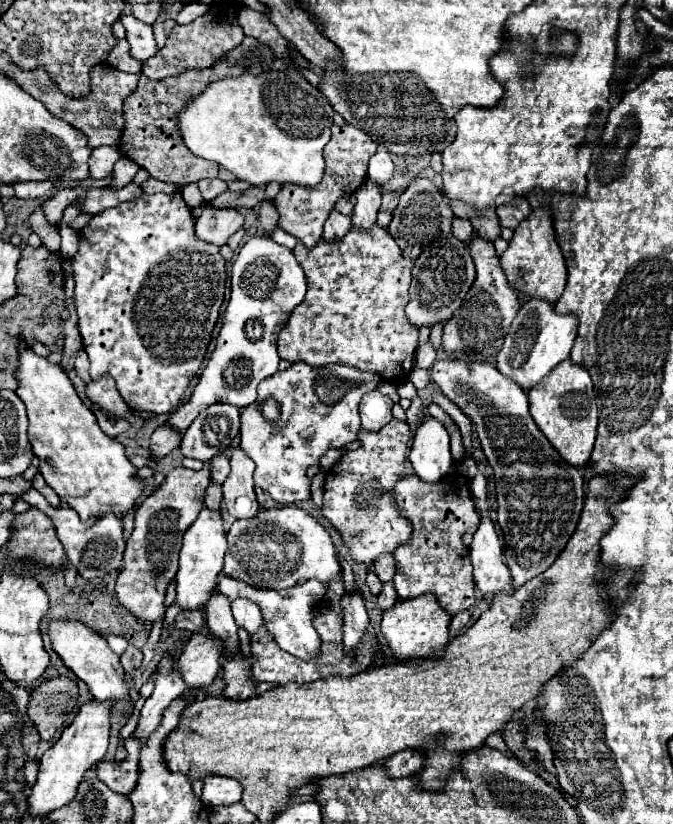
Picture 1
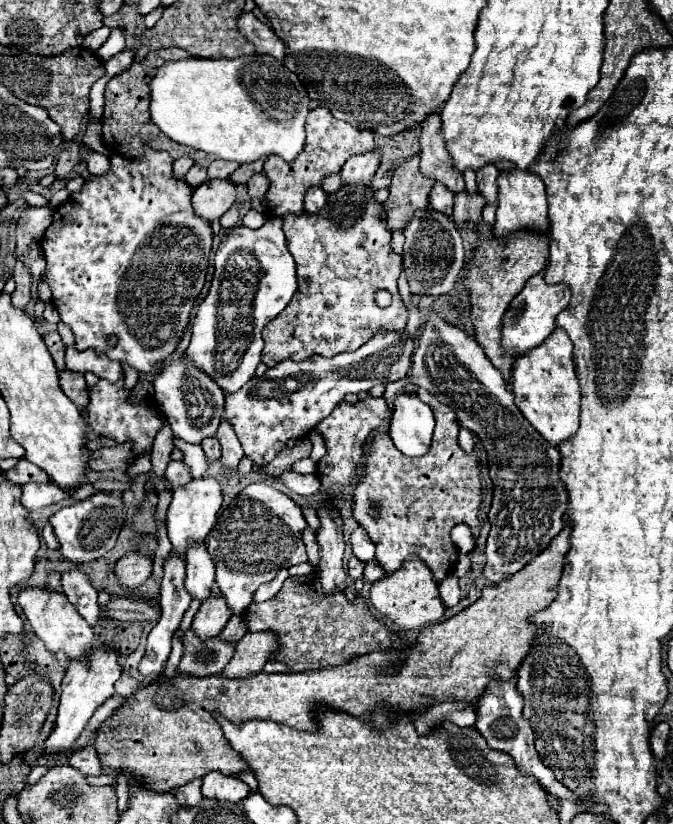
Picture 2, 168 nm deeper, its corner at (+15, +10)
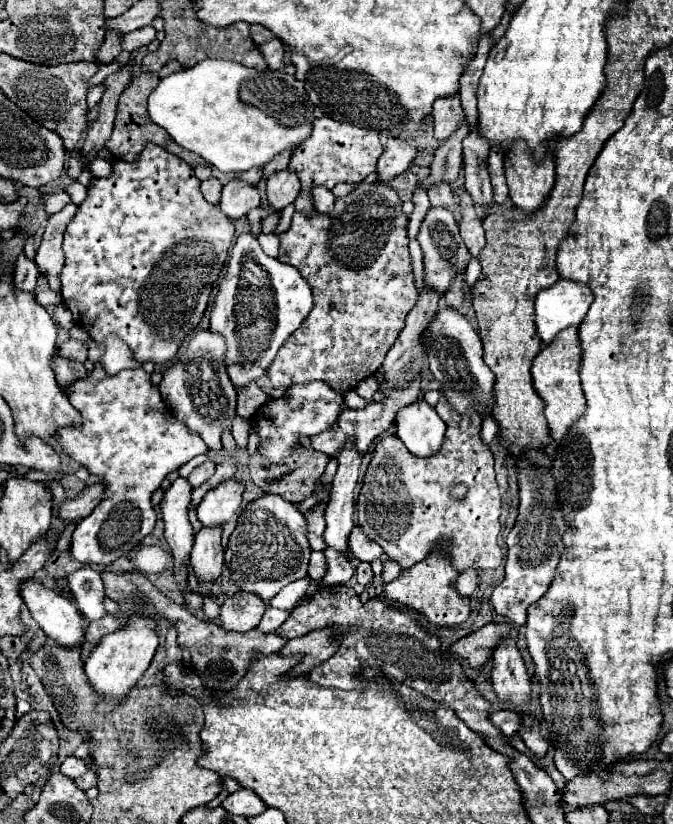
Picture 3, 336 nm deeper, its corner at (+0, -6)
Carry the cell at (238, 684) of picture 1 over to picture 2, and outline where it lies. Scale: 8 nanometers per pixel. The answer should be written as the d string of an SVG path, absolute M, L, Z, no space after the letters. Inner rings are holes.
M272 632L246 634L236 644L232 660L226 664L222 676L226 678L248 678L264 670L264 664L276 654L276 636Z

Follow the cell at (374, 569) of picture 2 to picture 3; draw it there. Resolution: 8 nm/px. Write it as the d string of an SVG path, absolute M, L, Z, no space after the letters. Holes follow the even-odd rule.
M385 560L383 562L383 574L381 574L381 578L383 578L383 584L389 584L389 582L393 582L393 580L397 580L399 578L399 574L401 574L401 568L399 568L399 564L395 564L393 560Z

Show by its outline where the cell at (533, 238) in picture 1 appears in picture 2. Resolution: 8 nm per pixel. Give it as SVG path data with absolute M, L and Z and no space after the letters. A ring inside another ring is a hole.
M502 170L498 176L498 210L494 232L498 238L502 238L524 228L532 228L536 232L546 232L548 228L548 202L544 182L538 174L530 174L528 170Z

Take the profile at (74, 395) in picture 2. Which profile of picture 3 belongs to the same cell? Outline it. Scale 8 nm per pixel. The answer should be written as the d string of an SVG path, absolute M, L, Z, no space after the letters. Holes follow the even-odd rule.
M55 354L55 374L57 374L57 382L63 390L71 388L77 380L85 378L87 376L87 370L83 364L79 362L71 362L71 360L65 360L61 358L59 354Z

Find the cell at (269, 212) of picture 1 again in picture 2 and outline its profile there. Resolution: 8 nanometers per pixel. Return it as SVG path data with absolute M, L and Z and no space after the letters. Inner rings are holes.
M262 172L254 174L250 180L248 180L248 194L250 198L260 198L268 192L268 176L264 176Z

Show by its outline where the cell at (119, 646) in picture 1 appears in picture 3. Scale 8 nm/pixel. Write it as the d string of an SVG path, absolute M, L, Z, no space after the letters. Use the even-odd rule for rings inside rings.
M83 566L75 574L71 574L67 580L69 580L71 596L77 602L79 612L89 622L101 620L103 616L107 616L107 610L105 610L105 604L103 604L105 588L103 588L101 574L97 570Z

